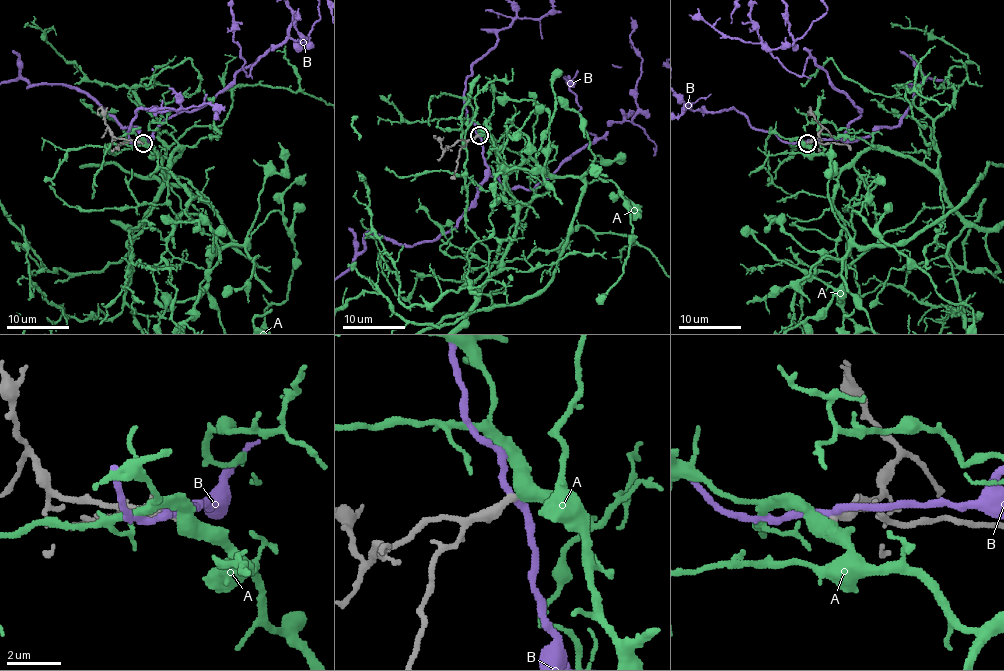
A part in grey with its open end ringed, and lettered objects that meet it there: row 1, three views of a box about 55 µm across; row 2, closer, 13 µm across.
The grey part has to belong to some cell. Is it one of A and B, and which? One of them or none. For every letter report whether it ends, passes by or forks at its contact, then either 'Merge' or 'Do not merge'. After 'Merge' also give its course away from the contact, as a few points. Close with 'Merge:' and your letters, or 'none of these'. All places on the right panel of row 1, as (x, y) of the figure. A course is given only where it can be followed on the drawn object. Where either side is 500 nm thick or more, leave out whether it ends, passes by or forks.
A: Merge
B: It passes by. Do not merge
Merge: A

